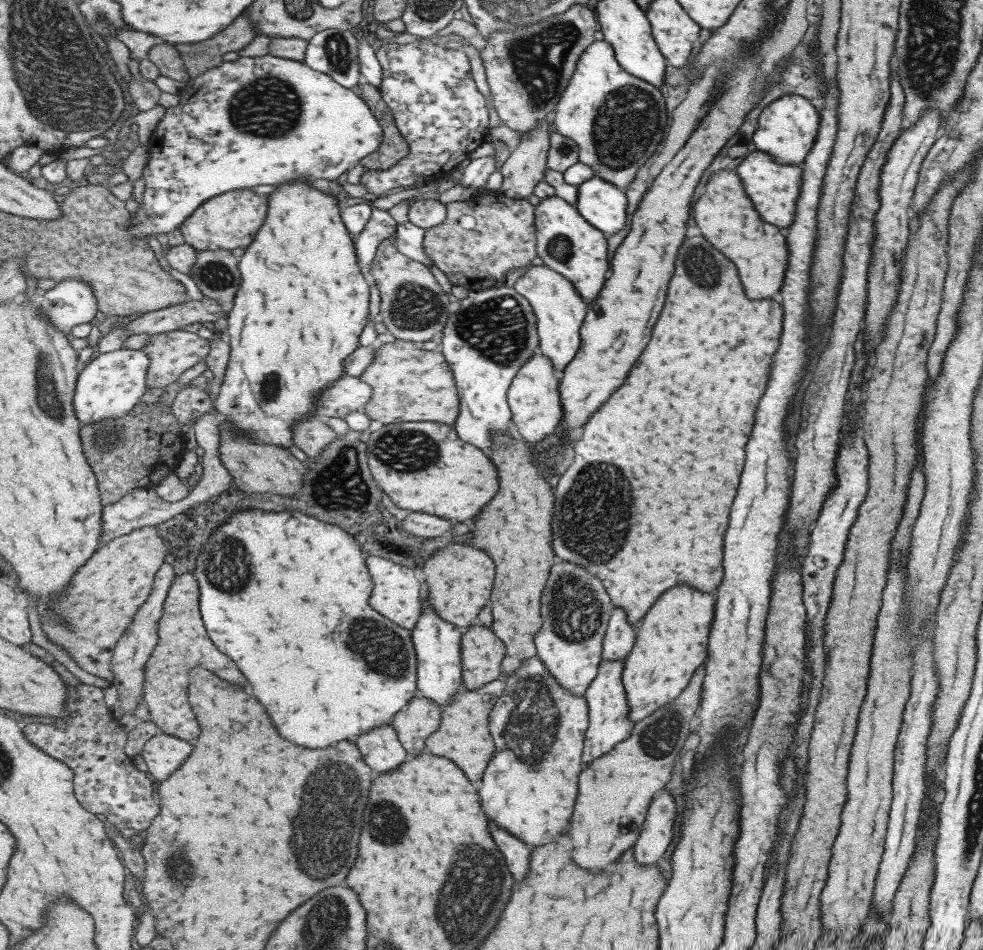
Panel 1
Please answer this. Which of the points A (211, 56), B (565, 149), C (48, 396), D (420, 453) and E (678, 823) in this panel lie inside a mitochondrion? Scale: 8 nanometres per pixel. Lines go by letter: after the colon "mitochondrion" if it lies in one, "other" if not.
A: other
B: mitochondrion
C: mitochondrion
D: mitochondrion
E: other

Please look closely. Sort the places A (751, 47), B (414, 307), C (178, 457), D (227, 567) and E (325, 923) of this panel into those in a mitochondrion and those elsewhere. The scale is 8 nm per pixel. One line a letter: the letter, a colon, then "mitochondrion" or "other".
A: other
B: mitochondrion
C: other
D: mitochondrion
E: mitochondrion

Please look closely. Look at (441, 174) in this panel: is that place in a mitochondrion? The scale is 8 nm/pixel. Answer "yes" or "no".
no

